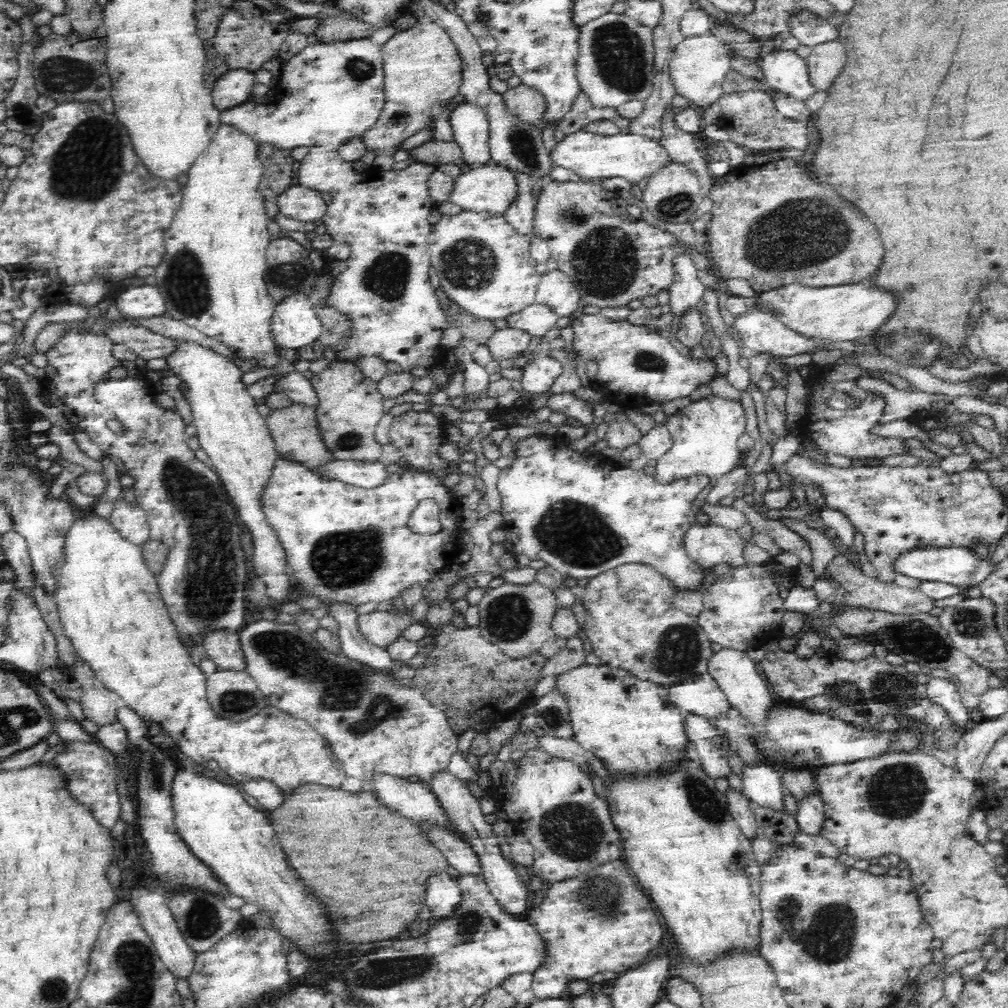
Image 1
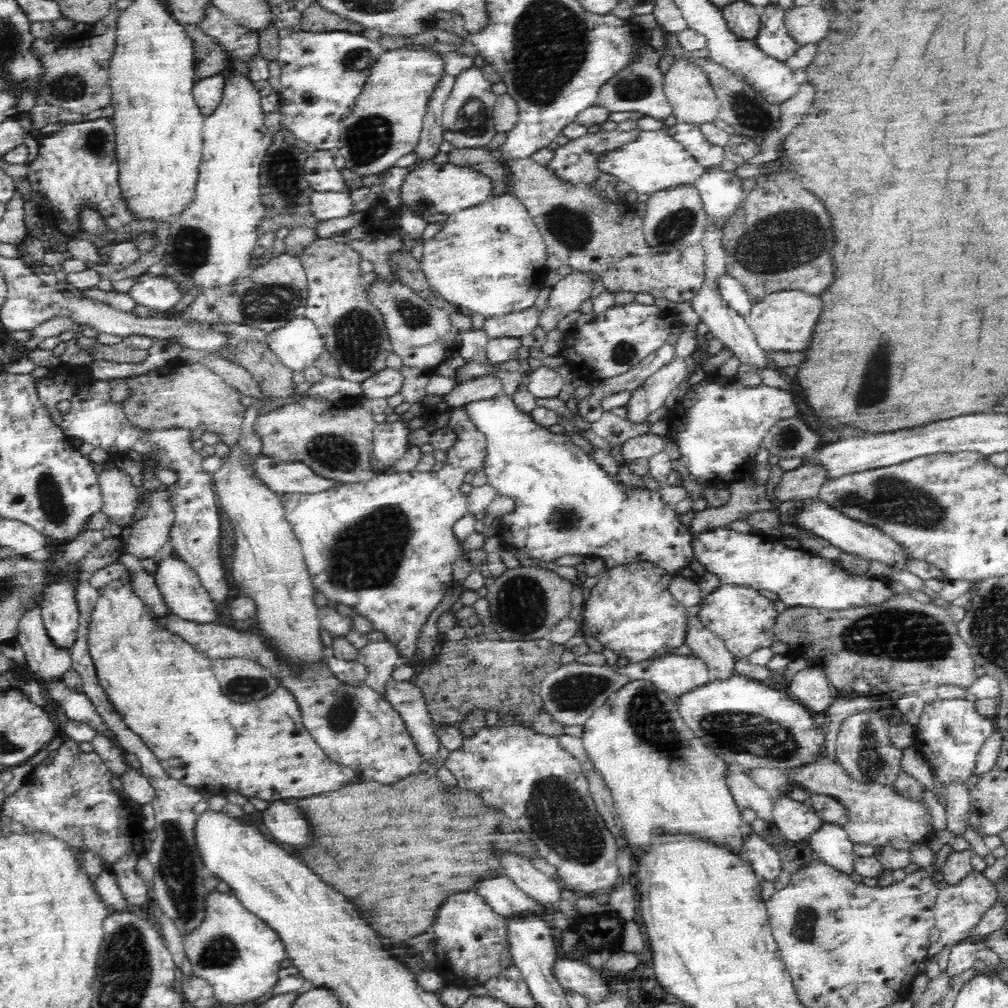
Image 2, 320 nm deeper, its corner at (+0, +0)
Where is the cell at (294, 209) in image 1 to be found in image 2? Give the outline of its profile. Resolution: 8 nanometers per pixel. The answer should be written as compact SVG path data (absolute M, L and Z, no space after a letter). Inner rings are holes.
M312 191L309 196L310 214L320 221L344 218L352 214L353 201L347 192Z

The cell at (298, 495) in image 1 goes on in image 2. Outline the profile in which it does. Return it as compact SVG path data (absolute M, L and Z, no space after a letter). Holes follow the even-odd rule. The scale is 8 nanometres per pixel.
M459 407L450 412L451 417L448 425L452 426L454 430L458 431L458 441L454 447L449 450L448 457L444 461L444 466L437 472L421 472L410 470L410 472L395 472L391 470L377 471L374 478L369 478L364 482L355 483L342 483L338 488L310 493L281 493L279 501L285 511L285 518L289 525L292 526L293 533L296 535L297 541L301 544L302 554L305 558L307 571L311 576L312 586L316 592L322 593L328 600L335 601L336 603L342 602L346 606L353 607L358 614L364 616L372 622L373 629L382 632L386 641L396 643L396 647L400 649L401 656L405 661L411 661L416 656L416 639L428 615L436 608L436 605L441 601L444 596L445 590L453 583L452 568L454 562L462 558L465 553L462 549L463 545L460 539L454 533L454 525L456 522L468 514L468 506L466 502L466 495L460 491L460 486L463 482L465 475L470 472L478 472L484 469L483 462L485 459L485 435L476 428L472 420L468 417L467 411L464 407Z

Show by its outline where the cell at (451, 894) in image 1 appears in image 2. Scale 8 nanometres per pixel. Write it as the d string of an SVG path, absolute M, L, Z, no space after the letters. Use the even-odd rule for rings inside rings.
M454 892L450 894L438 908L436 920L432 924L436 934L436 956L438 972L448 986L476 988L484 986L491 977L496 976L503 968L512 965L507 939L506 919L496 913L486 904L486 901L474 892Z

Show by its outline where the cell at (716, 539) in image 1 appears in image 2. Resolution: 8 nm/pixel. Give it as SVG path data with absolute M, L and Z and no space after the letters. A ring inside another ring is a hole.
M718 527L695 534L691 543L696 560L715 574L721 584L770 590L786 607L844 610L851 606L880 604L894 595L890 585L881 578L849 574L838 562L802 548L790 548L767 534L740 534L730 527Z

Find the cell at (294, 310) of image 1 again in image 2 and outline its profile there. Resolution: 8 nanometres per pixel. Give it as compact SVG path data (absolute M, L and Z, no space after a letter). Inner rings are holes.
M306 317L292 319L267 333L267 347L298 376L305 366L314 365L325 349L316 323Z

